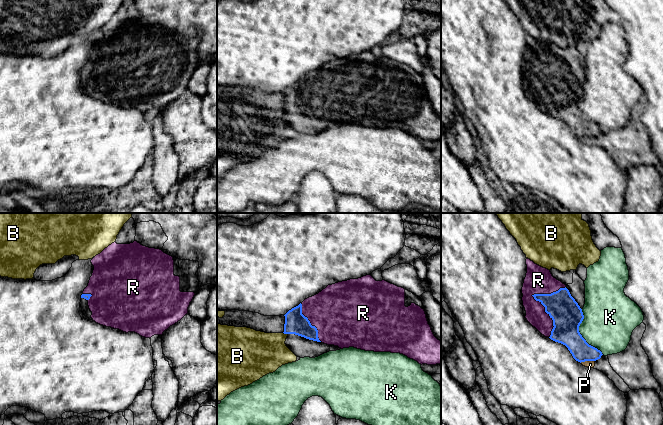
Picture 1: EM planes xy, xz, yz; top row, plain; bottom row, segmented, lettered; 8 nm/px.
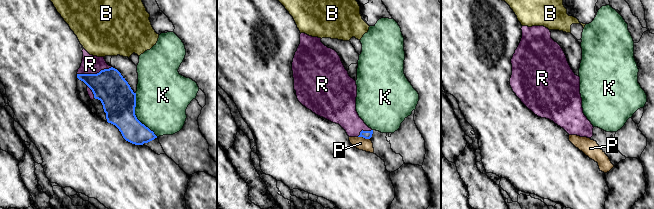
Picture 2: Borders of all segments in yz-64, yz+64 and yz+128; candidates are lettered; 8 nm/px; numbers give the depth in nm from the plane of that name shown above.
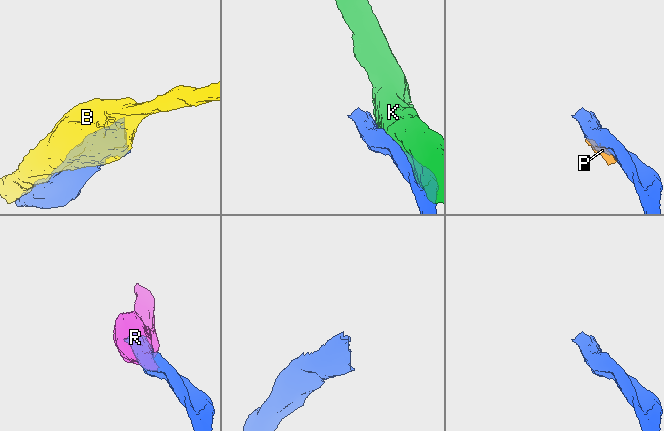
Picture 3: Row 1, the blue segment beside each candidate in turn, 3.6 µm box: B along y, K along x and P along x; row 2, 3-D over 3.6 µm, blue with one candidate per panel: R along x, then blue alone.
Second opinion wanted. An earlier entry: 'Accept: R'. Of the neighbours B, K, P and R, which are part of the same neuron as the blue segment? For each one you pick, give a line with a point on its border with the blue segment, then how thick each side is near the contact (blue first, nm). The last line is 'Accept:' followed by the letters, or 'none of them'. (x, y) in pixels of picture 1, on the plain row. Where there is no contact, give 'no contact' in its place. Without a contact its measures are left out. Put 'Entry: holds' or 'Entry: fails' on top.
Entry: holds
R: contact yz (537, 76); calibres 240 and 220 nm
Accept: R

